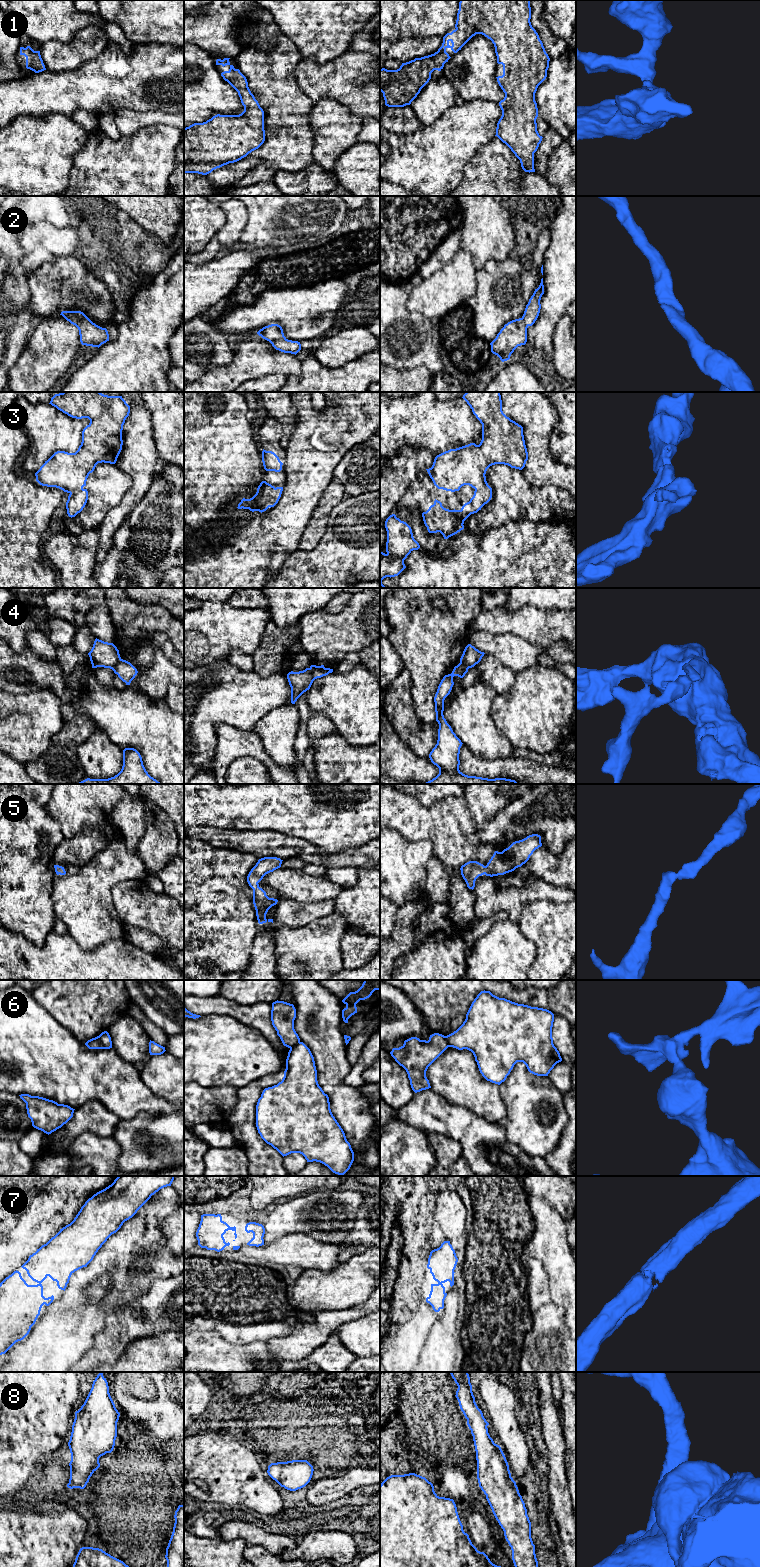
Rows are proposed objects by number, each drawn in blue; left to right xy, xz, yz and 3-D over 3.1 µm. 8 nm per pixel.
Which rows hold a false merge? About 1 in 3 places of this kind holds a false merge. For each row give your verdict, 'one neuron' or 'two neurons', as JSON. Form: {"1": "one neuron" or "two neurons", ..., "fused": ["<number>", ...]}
{"1": "one neuron", "2": "one neuron", "3": "one neuron", "4": "two neurons", "5": "one neuron", "6": "two neurons", "7": "one neuron", "8": "one neuron", "fused": ["4", "6"]}

